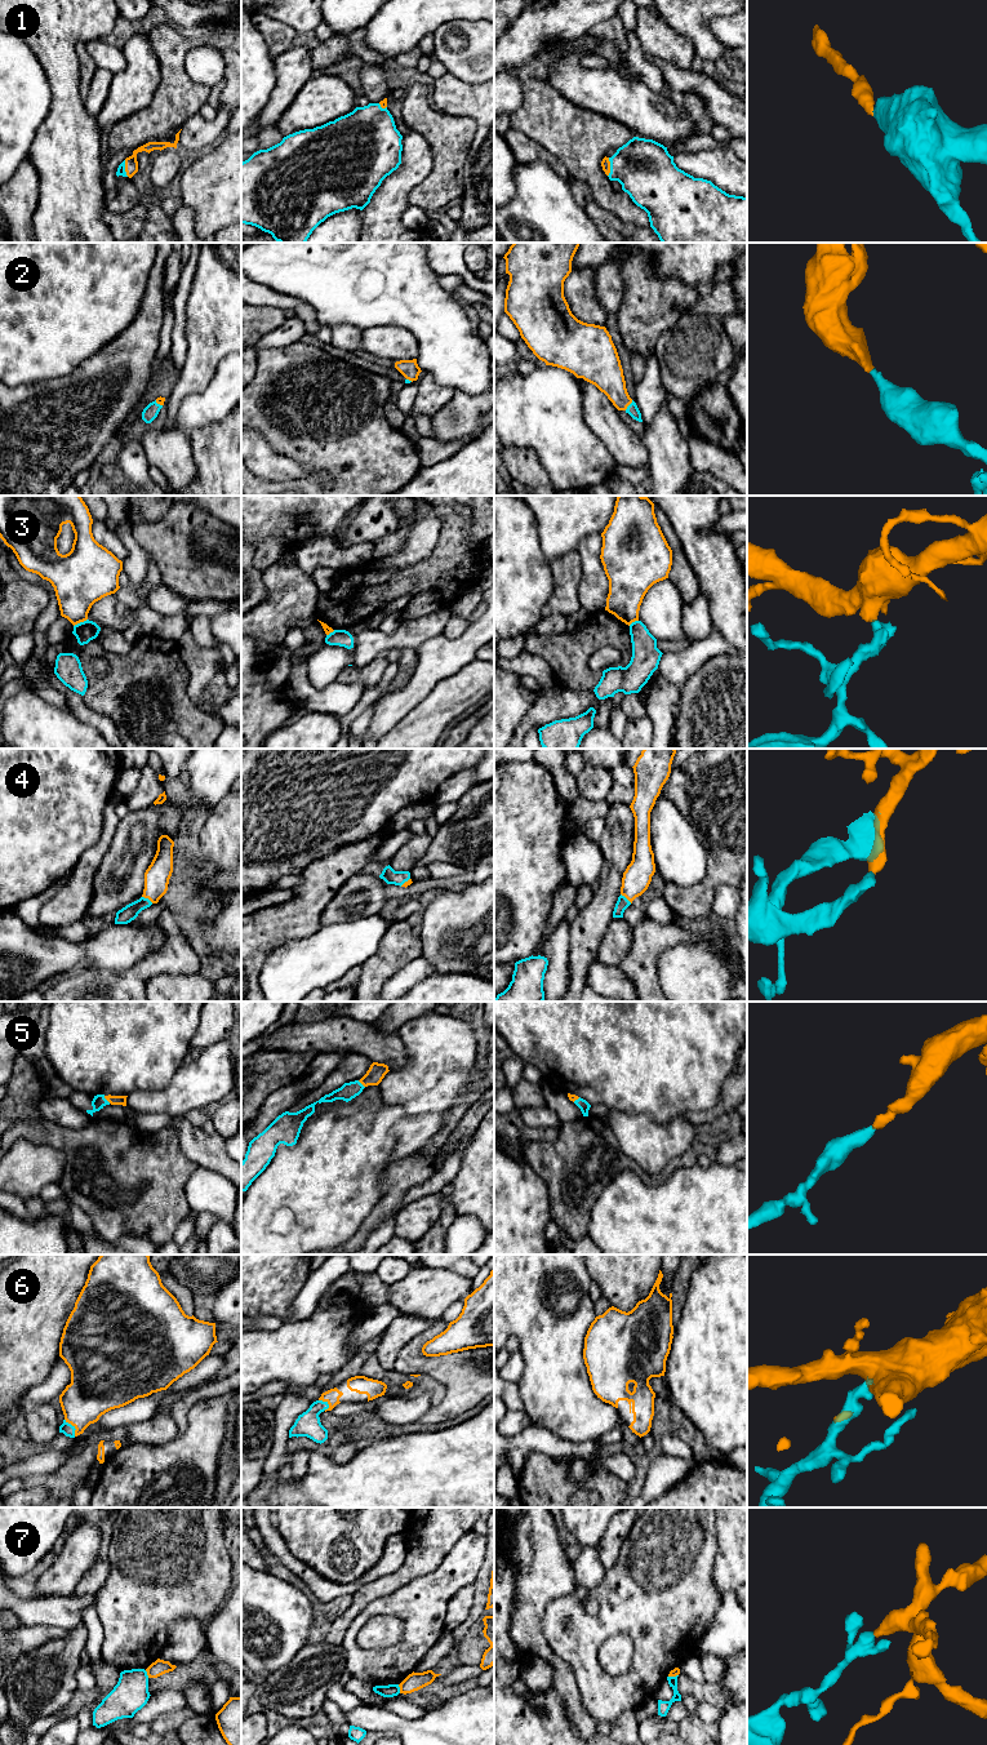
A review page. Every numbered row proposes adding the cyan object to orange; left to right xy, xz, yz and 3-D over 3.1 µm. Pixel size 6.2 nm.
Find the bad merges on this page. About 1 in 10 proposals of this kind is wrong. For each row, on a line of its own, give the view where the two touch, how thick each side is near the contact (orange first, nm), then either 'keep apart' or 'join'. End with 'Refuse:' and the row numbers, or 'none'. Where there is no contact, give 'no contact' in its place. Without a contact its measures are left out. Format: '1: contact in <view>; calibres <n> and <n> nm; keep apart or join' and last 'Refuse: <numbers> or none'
1: contact in yz; calibres 60 and 360 nm; join
2: contact in yz; calibres 220 and 70 nm; join
3: contact in xy; calibres 320 and 130 nm; keep apart
4: contact in xy; calibres 160 and 100 nm; join
5: contact in xy; calibres 60 and 80 nm; join
6: contact in xy; calibres 300 and 80 nm; join
7: contact in xz; calibres 110 and 80 nm; keep apart
Refuse: 3, 7

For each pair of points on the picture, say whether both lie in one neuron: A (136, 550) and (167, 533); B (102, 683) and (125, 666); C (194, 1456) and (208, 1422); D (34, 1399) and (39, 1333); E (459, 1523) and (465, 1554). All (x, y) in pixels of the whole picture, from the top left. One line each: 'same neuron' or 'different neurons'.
A: different neurons
B: same neuron
C: same neuron
D: different neurons
E: different neurons

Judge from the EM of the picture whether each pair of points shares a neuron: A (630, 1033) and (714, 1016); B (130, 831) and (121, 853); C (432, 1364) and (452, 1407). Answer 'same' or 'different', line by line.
A: same
B: same
C: same

